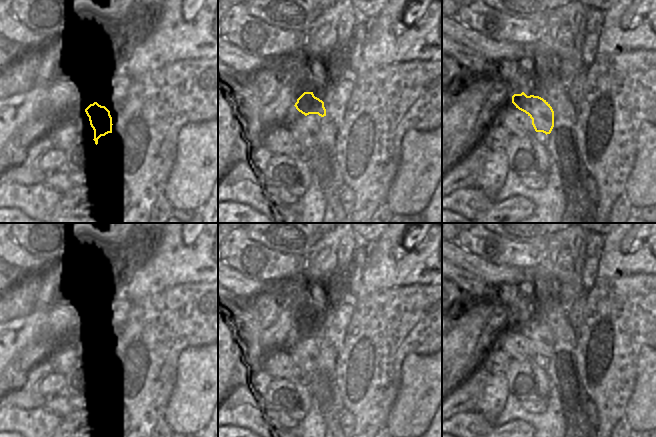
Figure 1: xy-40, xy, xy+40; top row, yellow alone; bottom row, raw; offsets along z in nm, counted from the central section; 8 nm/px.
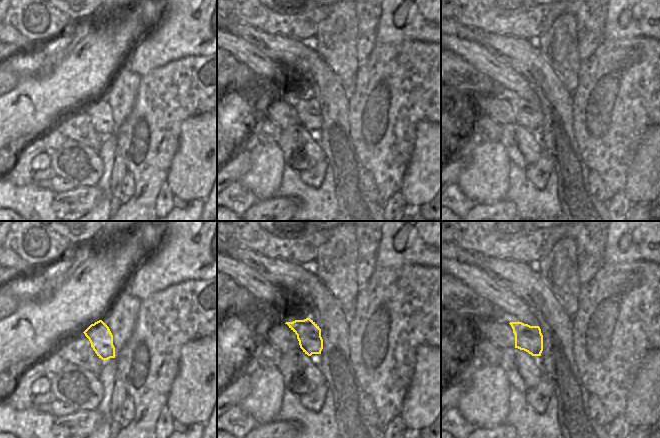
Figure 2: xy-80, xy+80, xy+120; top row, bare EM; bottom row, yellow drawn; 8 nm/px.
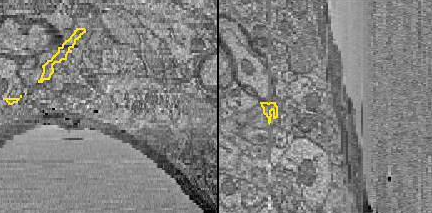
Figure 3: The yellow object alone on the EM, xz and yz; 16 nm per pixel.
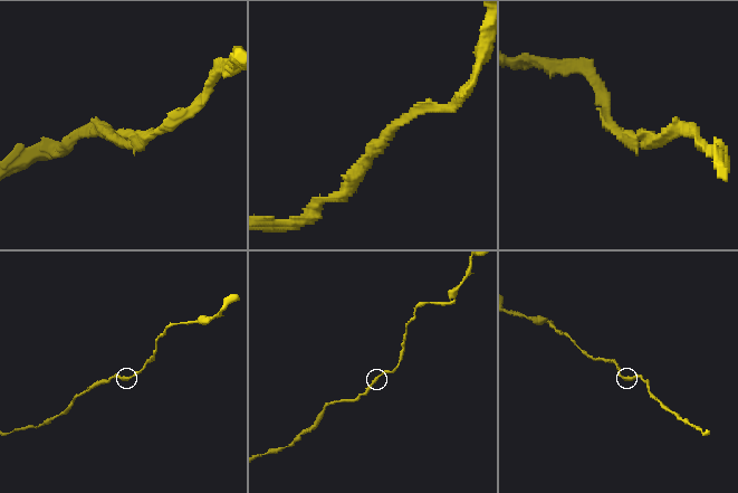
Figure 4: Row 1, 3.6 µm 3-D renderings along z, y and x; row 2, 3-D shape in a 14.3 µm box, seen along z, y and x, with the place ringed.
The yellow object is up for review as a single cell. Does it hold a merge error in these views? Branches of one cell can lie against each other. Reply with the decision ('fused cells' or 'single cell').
single cell

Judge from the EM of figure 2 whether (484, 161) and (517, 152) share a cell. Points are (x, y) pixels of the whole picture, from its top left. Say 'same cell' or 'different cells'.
different cells

